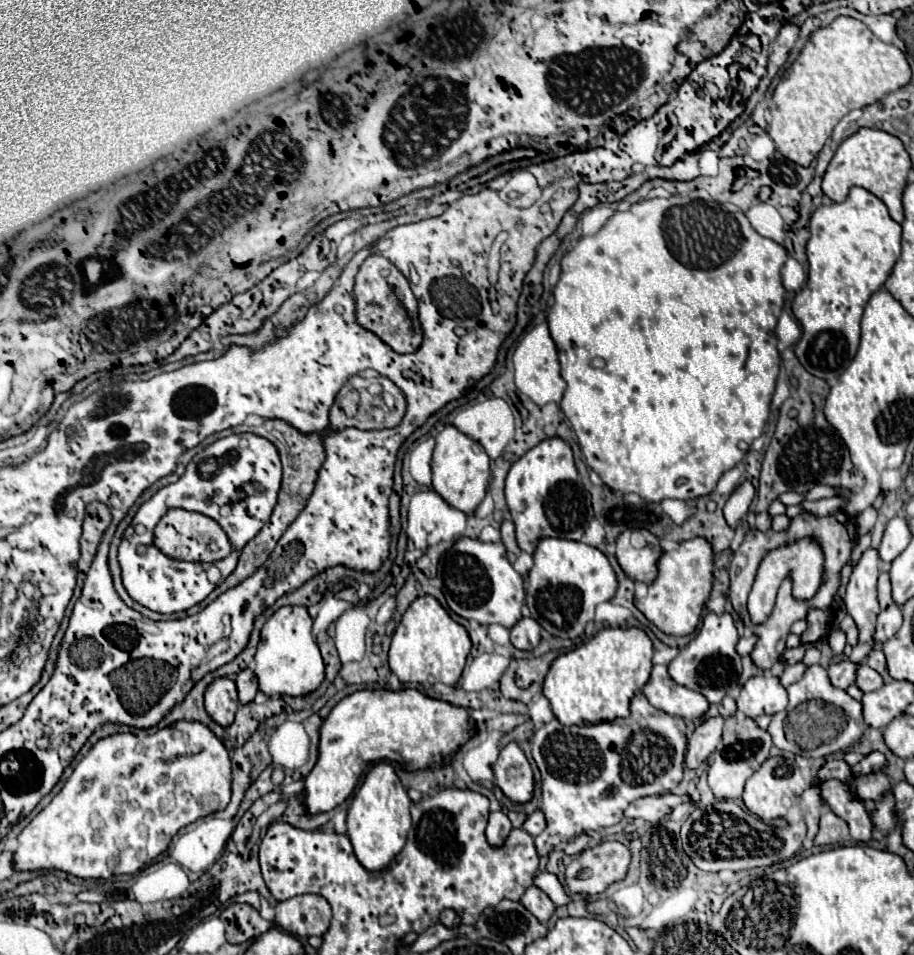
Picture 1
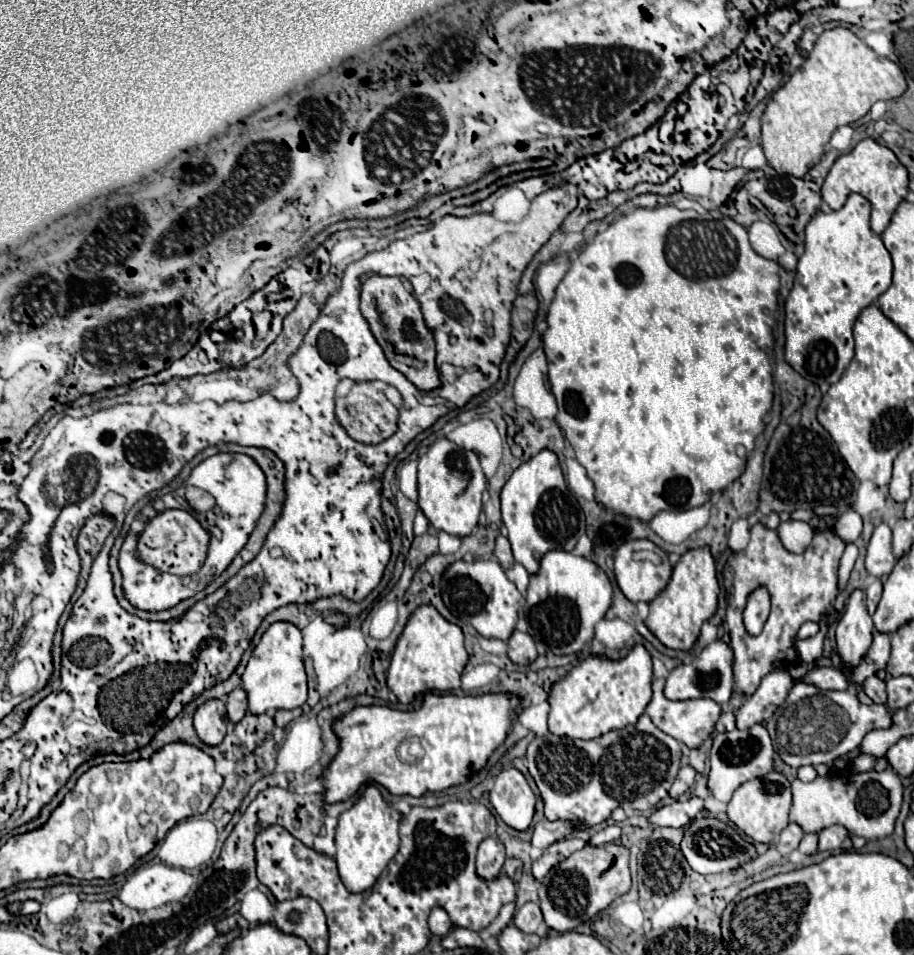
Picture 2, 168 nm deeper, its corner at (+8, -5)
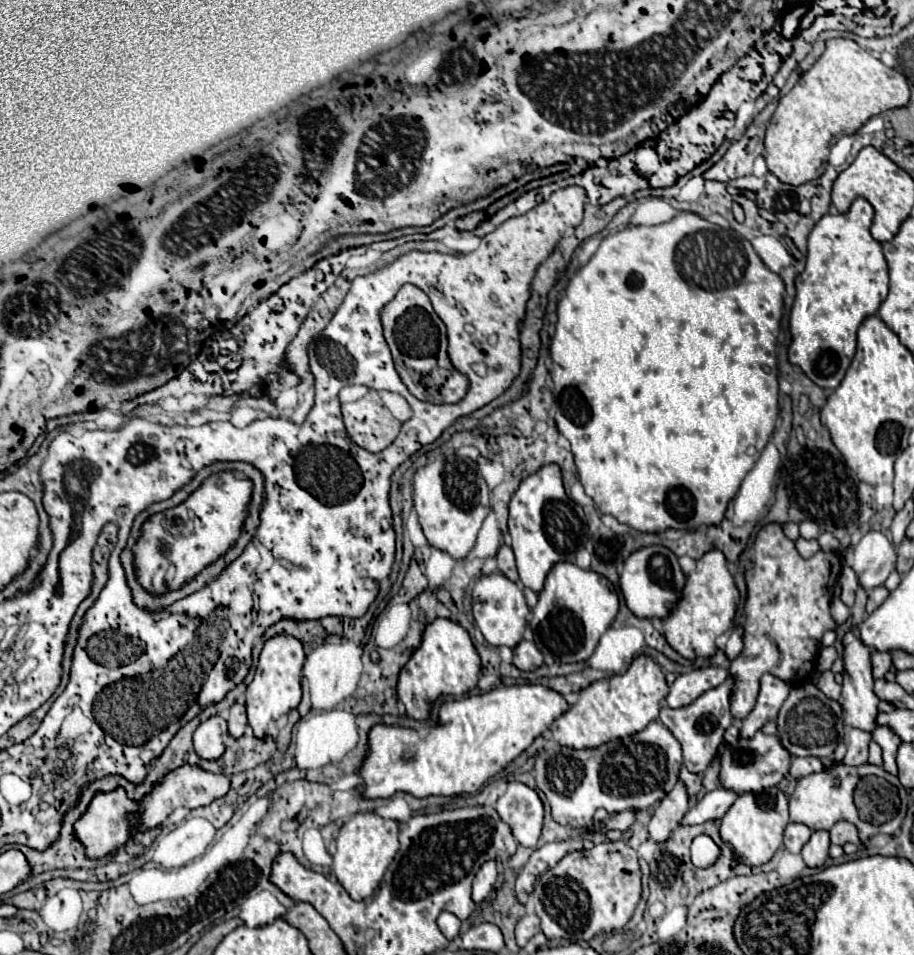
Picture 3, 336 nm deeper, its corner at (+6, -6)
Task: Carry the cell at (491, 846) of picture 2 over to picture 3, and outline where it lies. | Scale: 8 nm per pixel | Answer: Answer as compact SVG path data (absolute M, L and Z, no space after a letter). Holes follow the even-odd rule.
M488 861L486 865L482 865L472 885L472 901L480 905L486 897L490 897L496 879L498 879L498 865L494 861Z

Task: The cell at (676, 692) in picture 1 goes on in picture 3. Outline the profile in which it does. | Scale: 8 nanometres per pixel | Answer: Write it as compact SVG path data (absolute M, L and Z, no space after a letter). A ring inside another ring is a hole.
M728 675L726 681L720 687L714 687L700 695L694 703L682 707L682 709L660 709L660 721L672 731L672 735L680 741L684 751L684 765L690 773L702 773L718 755L718 747L722 743L724 731L732 725L730 715L730 695L734 691L734 677Z

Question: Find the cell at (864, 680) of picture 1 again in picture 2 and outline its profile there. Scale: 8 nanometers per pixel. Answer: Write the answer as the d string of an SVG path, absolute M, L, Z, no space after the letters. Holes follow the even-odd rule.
M870 676L868 680L862 682L862 690L876 702L876 704L884 704L886 700L886 692L884 692L884 680Z

